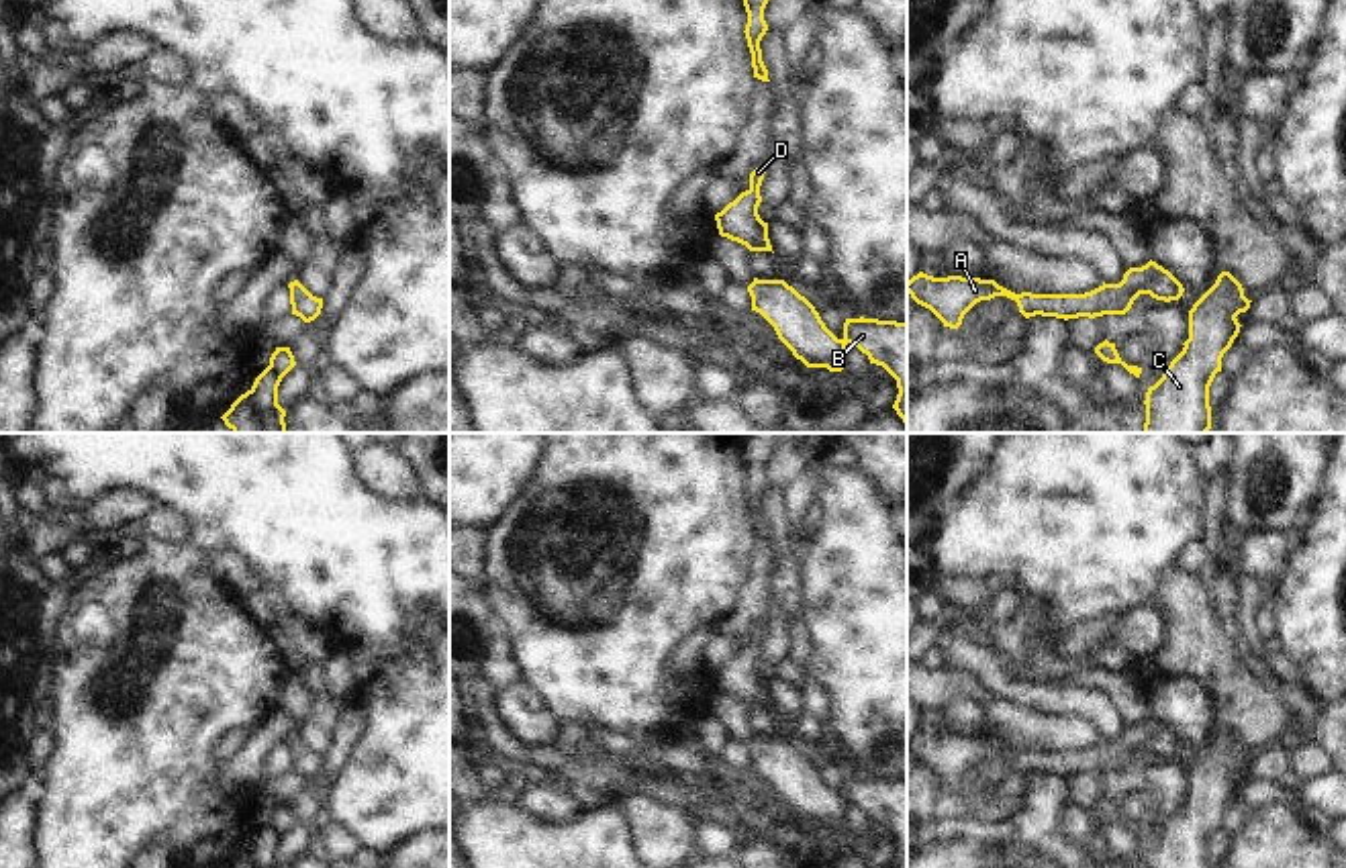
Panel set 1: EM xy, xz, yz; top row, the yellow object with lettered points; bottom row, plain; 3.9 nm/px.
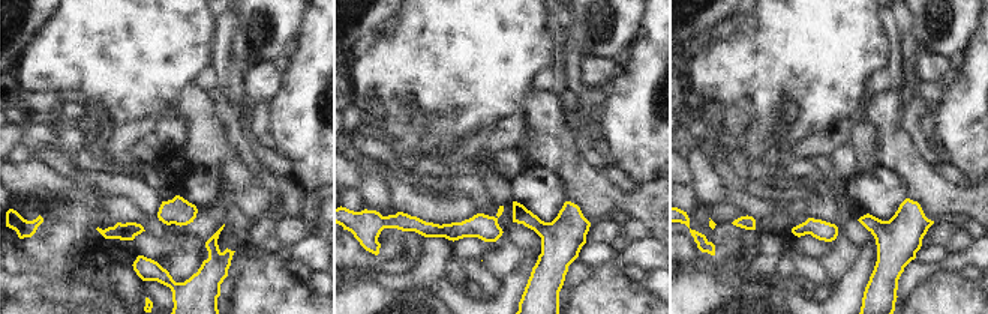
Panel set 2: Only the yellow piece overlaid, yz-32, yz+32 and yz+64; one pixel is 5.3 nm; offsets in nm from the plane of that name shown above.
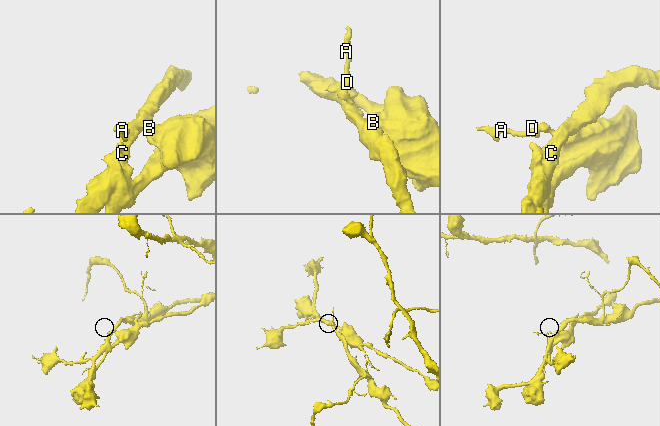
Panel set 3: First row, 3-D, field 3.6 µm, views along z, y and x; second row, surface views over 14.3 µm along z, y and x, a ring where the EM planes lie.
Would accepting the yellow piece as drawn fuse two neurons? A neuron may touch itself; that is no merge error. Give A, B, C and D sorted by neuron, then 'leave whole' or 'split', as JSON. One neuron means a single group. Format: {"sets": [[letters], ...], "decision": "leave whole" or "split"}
{"sets": [["A", "B", "C", "D"]], "decision": "leave whole"}

